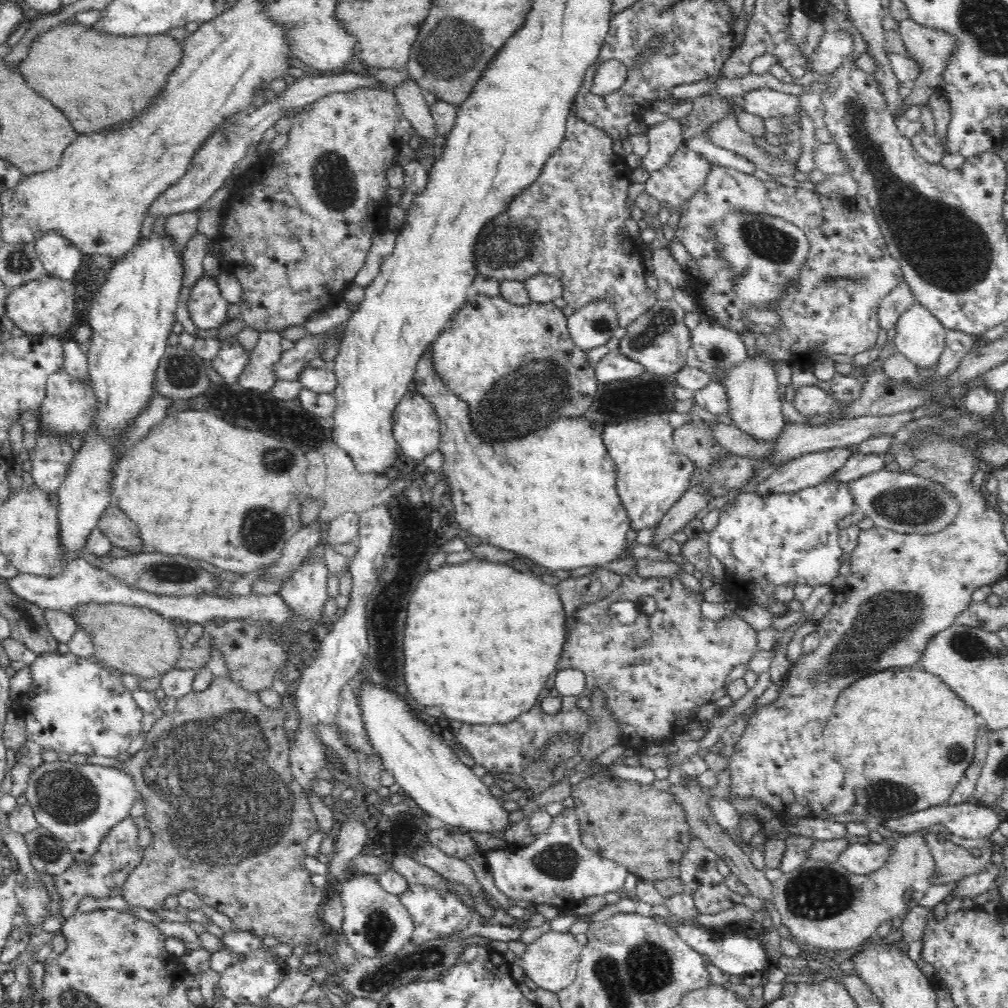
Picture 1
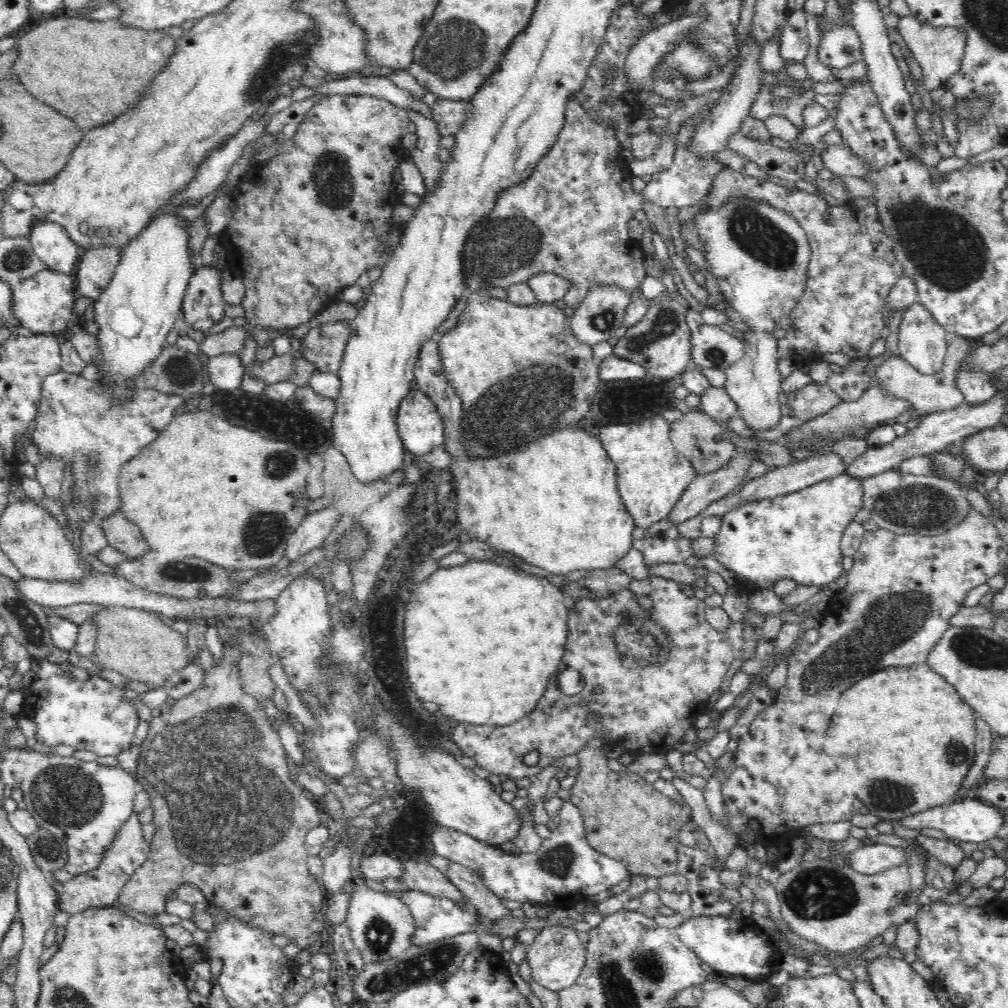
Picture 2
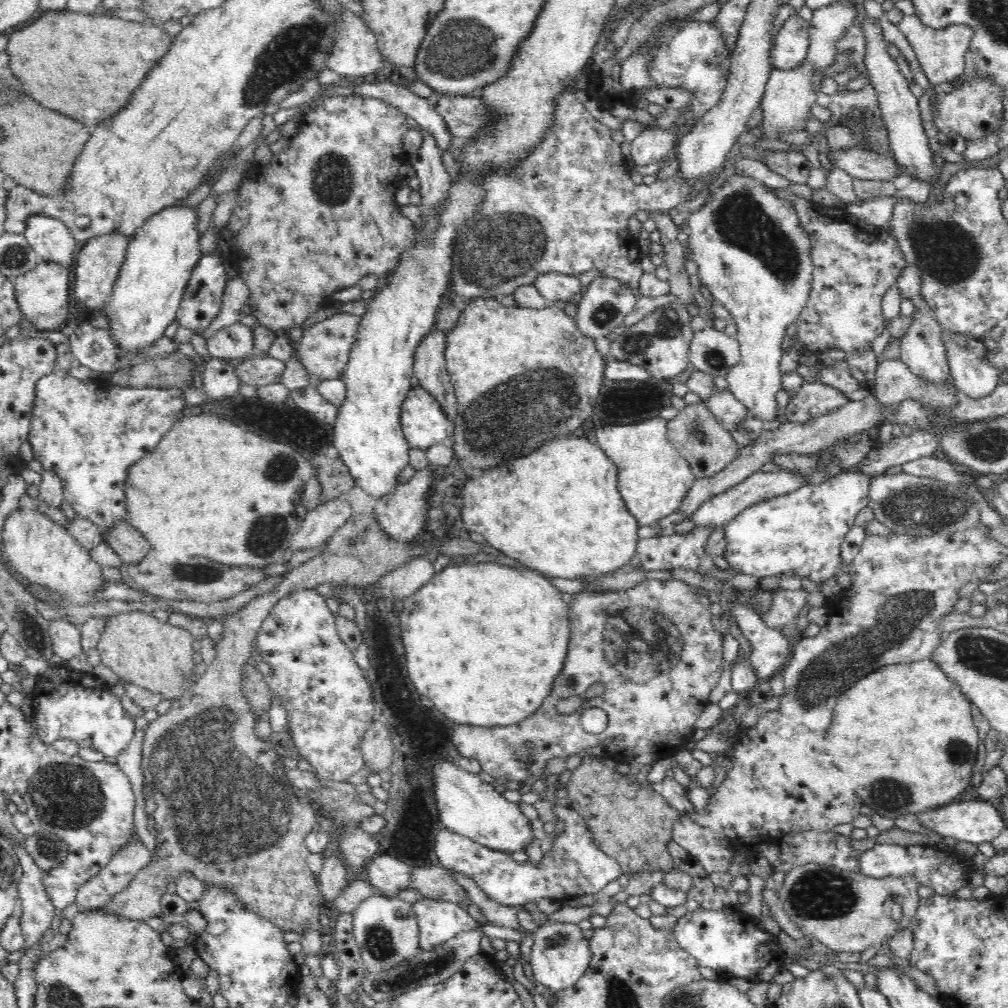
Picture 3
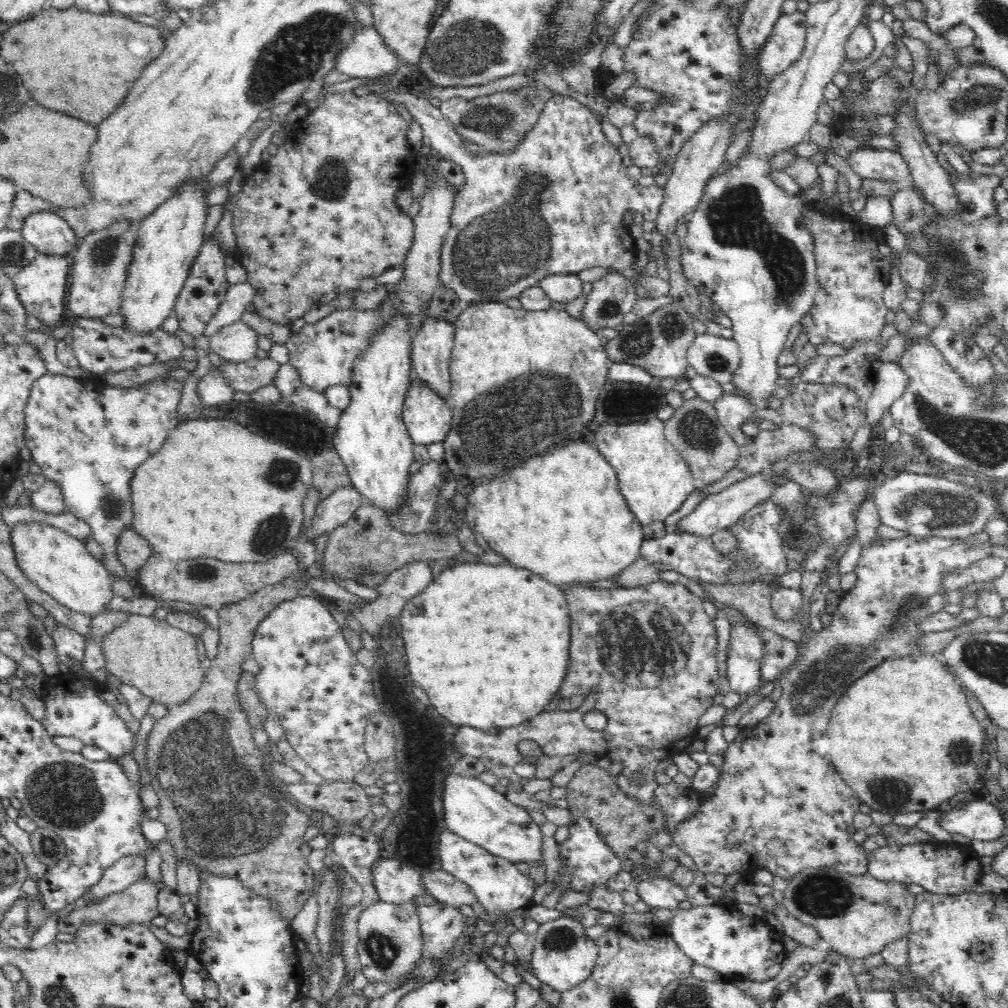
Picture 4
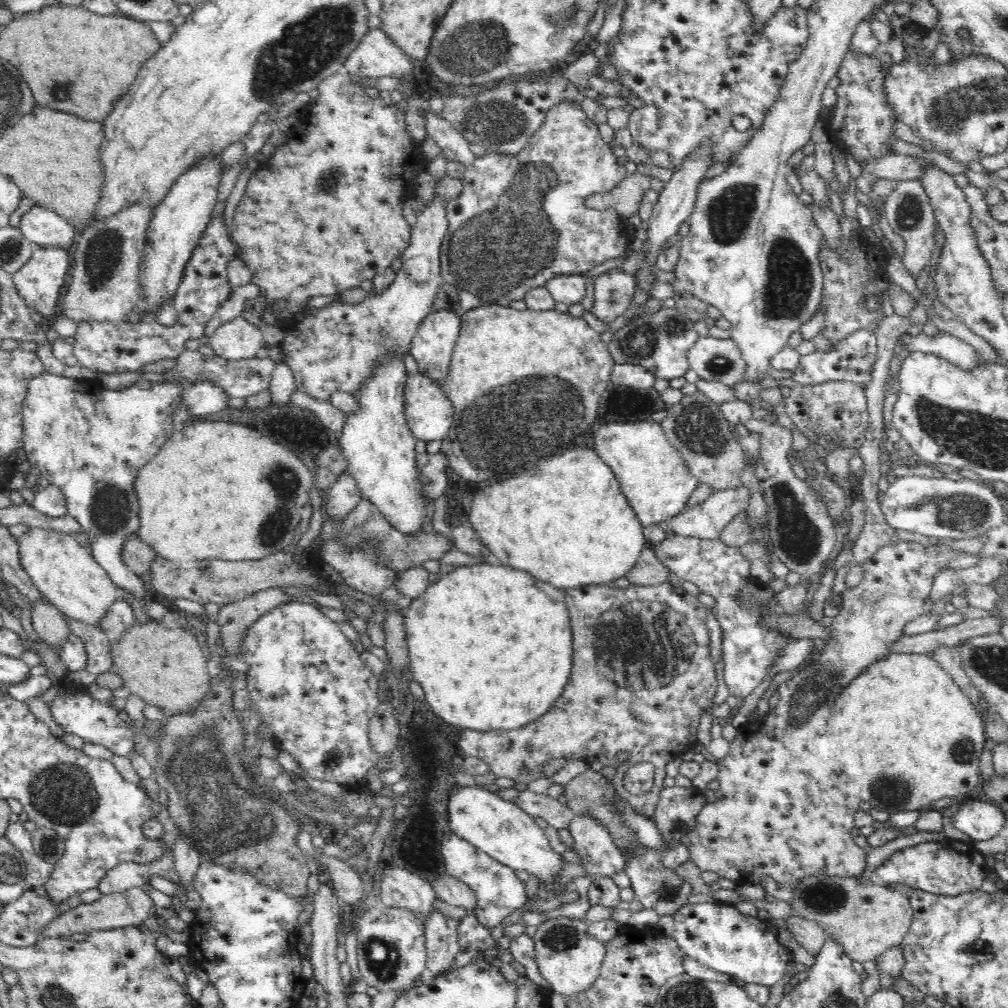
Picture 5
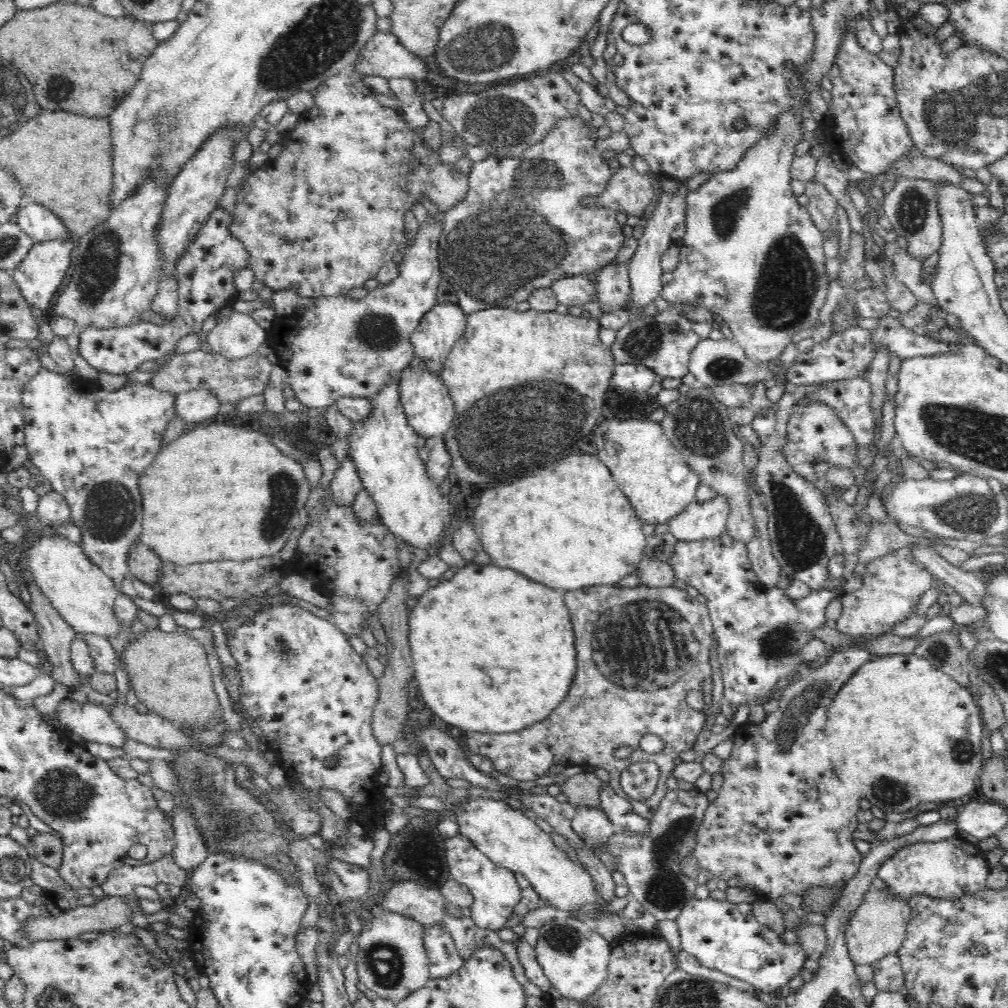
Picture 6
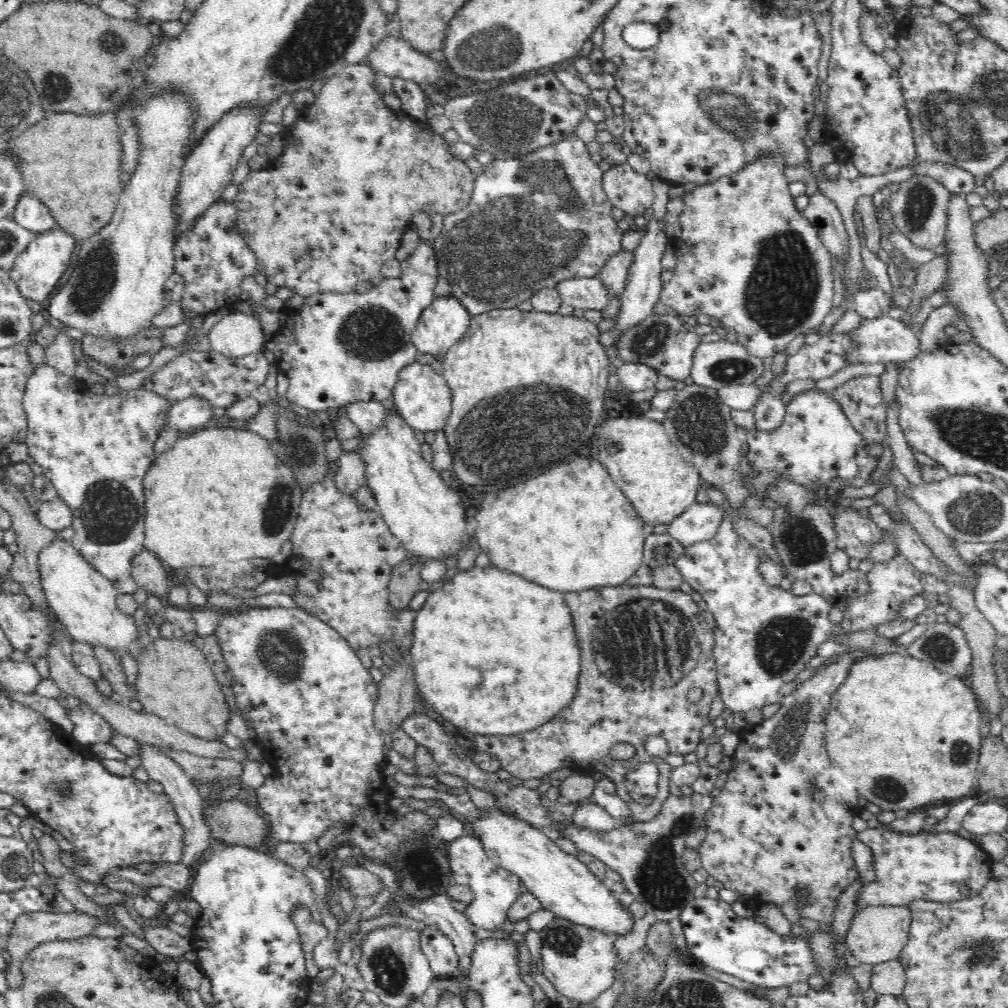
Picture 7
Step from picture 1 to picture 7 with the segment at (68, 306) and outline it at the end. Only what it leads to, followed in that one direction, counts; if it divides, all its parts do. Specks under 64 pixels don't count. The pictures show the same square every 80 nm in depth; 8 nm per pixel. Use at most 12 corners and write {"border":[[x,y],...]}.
{"border":[[36,235],[9,270],[22,297],[41,304],[70,264],[76,238]]}

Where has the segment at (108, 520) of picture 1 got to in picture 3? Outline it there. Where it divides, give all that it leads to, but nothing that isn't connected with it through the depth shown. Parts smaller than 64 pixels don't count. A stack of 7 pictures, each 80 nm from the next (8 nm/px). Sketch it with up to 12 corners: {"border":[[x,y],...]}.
{"border":[[127,519],[105,532],[123,564],[136,564],[150,550]]}

